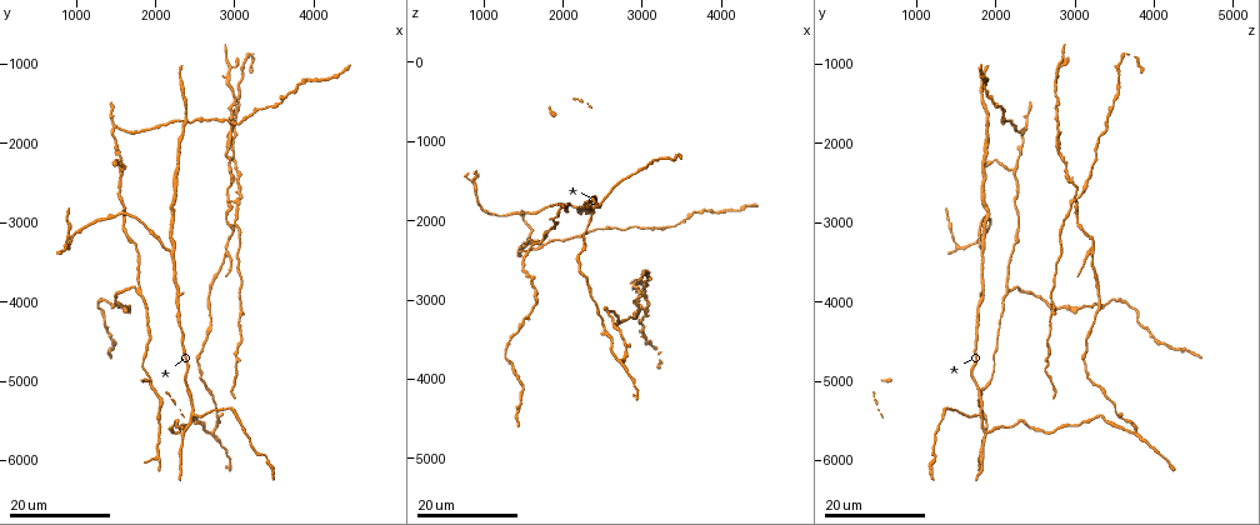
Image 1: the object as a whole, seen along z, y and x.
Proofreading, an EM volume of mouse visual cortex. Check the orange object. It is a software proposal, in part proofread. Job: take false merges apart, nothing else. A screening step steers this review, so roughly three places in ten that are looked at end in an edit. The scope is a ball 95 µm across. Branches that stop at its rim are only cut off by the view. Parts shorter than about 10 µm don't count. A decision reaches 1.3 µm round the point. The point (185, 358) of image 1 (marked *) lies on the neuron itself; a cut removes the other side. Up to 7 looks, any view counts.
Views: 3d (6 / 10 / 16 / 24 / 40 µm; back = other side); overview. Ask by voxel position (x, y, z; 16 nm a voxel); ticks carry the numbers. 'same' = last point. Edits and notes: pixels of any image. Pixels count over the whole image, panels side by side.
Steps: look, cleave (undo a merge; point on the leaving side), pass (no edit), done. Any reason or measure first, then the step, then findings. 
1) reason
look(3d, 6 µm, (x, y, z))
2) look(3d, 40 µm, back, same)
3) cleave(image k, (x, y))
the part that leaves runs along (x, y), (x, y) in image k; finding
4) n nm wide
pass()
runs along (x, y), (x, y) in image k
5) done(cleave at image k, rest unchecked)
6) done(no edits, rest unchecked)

three-way junction
look(3d, 16 µm, (2450, 5450, 1800))

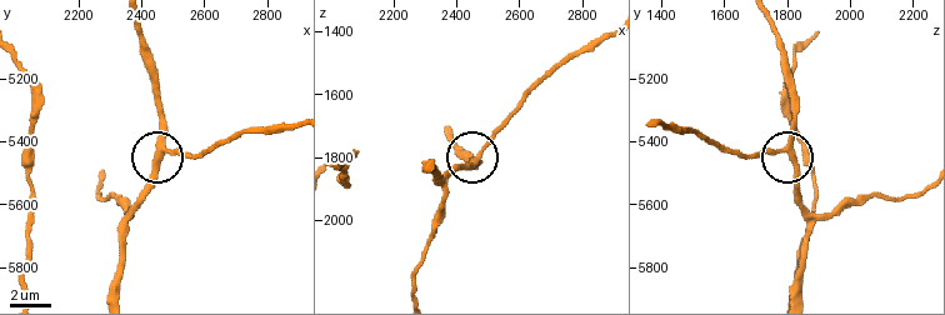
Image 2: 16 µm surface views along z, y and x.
look(3d, 6 µm, (2460, 5430, 1810))

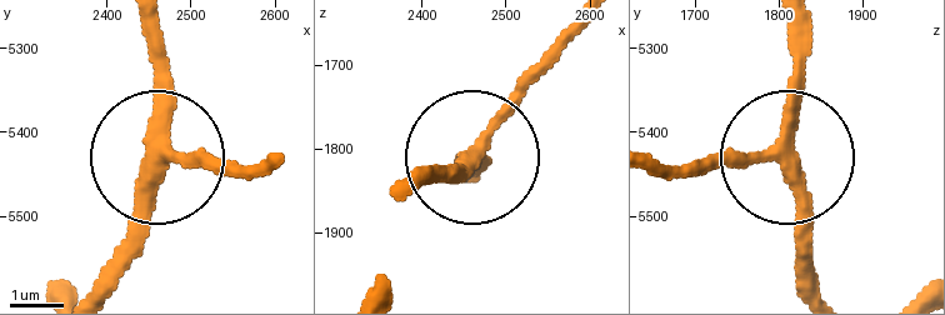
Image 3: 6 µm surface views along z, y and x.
3 arms
pass()
runs along (788, 29), (800, 83), (791, 136), (658, 164) in image 3; continuous, no second neuron

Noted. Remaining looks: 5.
a narrow waist
look(3d, 16 µm, (2900, 3250, 3250))

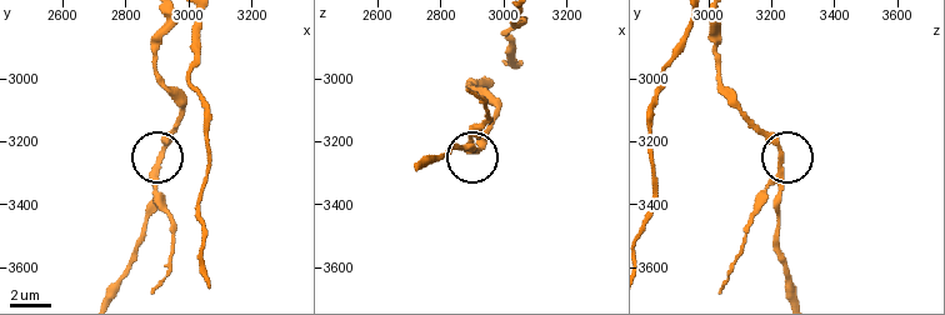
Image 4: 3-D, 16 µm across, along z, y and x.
zoom in
look(3d, 6 µm, (2910, 3250, 3230))

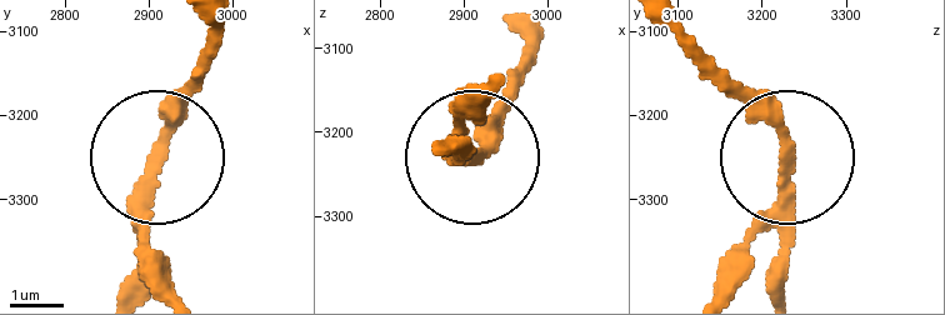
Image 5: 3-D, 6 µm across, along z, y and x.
pass()
runs along (776, 288), (790, 248), (786, 154), (688, 50) in image 5; one neuron here

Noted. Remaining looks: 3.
three-way junction
look(3d, 24 µm, (1500, 1800, 2400))

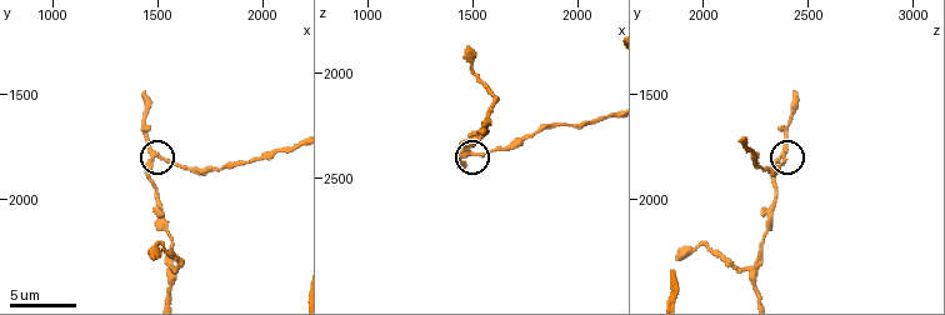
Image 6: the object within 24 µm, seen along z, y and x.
look(3d, 10 µm, (1510, 1810, 2380))

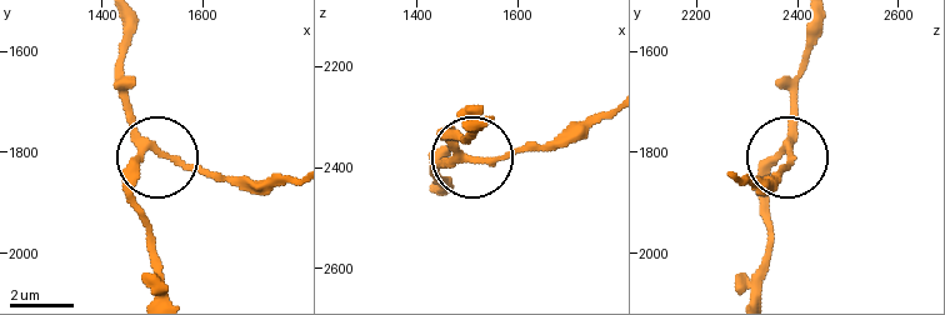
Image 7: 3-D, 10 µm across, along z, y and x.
pass()
all the same neuron

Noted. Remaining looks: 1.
done(no edits, rest unchecked)

